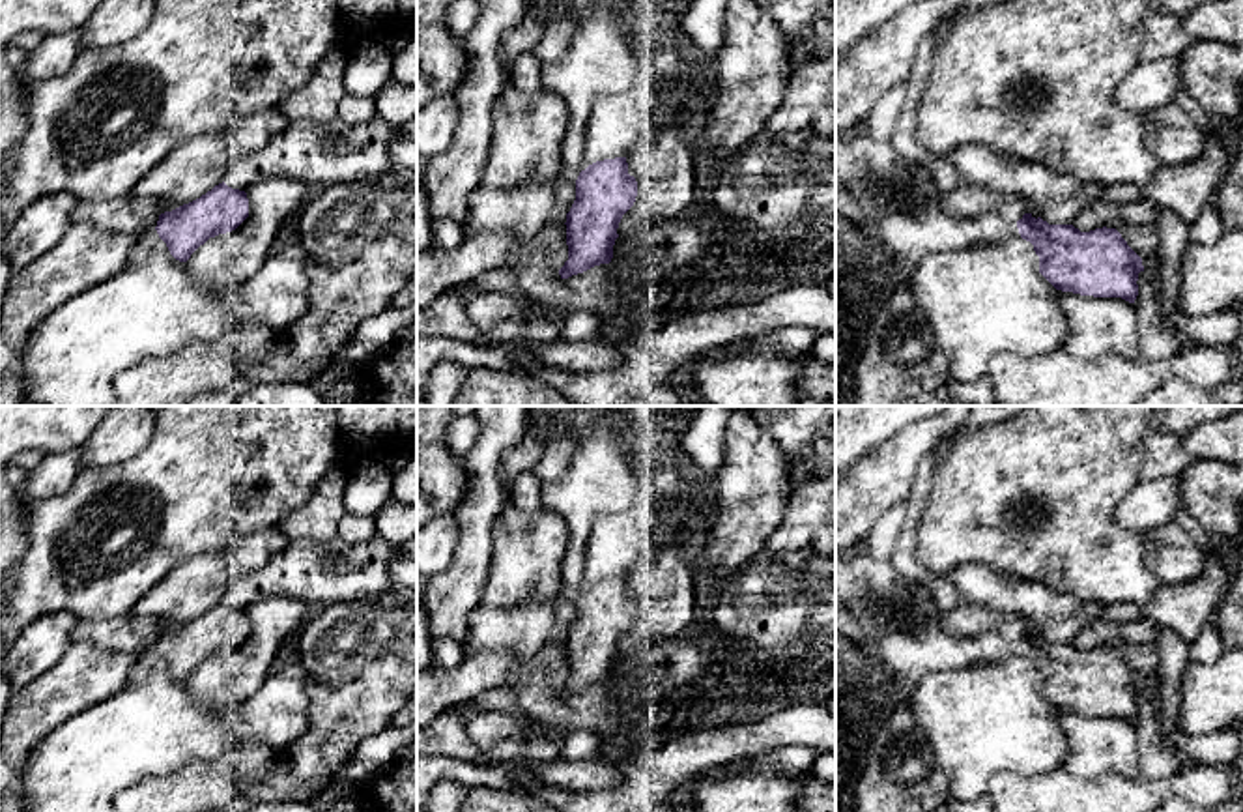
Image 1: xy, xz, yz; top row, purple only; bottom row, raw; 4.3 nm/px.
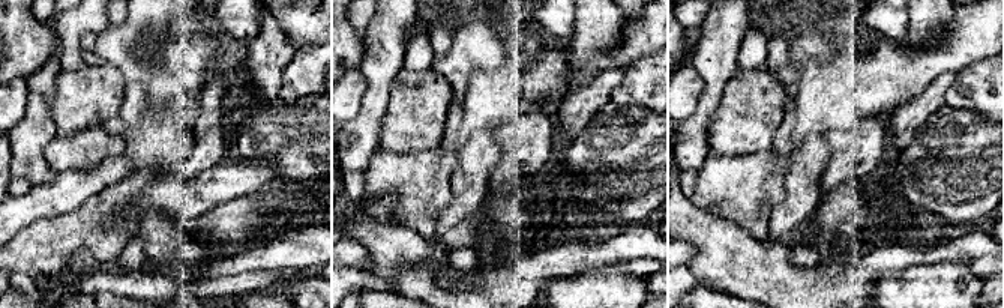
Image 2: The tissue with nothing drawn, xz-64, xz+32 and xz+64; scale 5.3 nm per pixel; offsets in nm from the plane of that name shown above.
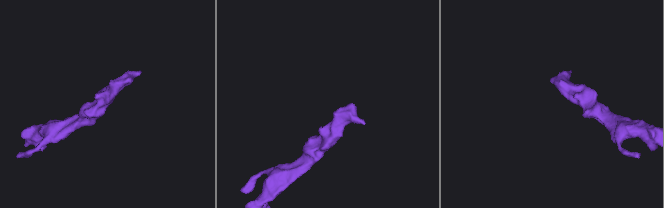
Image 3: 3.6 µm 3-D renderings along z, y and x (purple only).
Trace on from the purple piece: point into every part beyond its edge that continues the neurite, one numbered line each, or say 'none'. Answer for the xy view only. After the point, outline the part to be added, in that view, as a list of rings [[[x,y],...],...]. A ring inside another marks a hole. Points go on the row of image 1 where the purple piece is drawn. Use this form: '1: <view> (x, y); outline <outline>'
1: xy (144, 244); outline [[[157,230],[140,234],[138,239],[135,241],[135,245],[131,247],[129,264],[140,266],[153,251],[153,245],[157,239],[159,239]]]

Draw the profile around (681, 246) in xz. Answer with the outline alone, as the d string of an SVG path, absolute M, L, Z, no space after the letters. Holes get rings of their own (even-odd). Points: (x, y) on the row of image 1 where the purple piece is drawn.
M714 211L662 221L649 230L619 236L613 256L617 253L645 256L675 281L720 254L722 225L725 225L723 217Z

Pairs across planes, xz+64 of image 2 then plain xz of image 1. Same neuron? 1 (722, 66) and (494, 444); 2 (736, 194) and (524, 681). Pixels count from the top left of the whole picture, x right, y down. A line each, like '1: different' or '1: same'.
1: same
2: same

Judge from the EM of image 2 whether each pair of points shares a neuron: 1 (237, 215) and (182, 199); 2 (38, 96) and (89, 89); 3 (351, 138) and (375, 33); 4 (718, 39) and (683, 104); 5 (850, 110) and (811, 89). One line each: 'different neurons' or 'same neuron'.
1: different neurons
2: different neurons
3: same neuron
4: different neurons
5: same neuron

